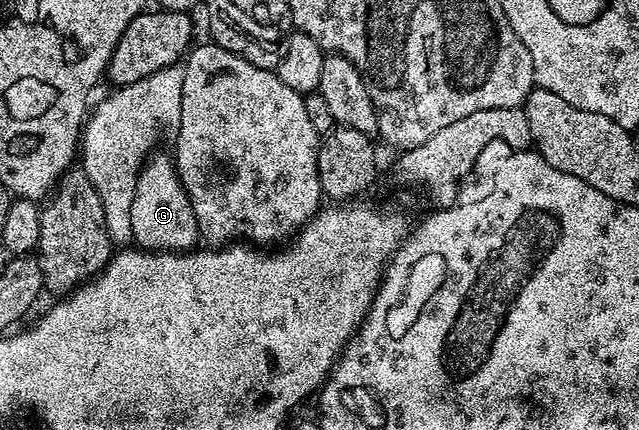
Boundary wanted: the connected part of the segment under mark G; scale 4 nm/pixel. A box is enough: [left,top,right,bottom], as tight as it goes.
[132,154,200,250]

